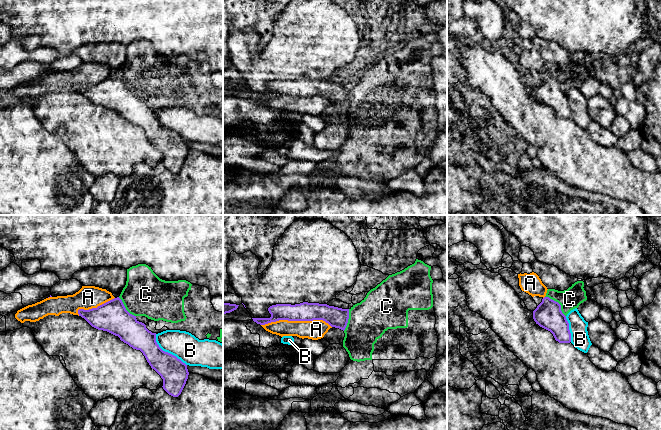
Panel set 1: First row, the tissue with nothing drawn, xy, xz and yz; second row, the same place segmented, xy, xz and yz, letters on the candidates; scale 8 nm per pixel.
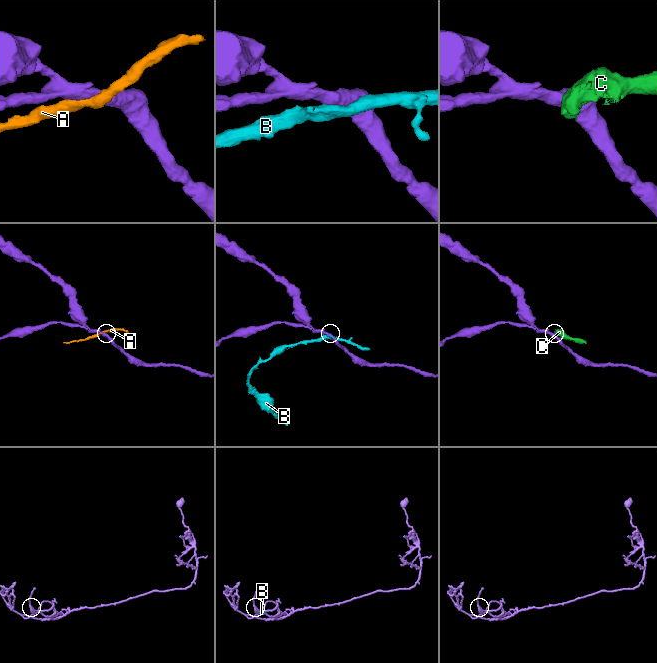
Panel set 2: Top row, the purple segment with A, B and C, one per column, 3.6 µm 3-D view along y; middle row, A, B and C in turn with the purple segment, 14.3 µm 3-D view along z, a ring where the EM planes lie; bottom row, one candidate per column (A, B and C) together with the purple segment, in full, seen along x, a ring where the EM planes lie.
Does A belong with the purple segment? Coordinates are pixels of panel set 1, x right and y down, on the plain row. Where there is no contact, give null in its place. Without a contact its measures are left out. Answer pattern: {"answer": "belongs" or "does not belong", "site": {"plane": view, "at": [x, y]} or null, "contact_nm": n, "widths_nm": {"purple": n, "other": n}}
{"answer": "does not belong", "site": {"plane": "xz", "at": [296, 96]}, "contact_nm": 550, "widths_nm": {"purple": 150, "other": 160}}

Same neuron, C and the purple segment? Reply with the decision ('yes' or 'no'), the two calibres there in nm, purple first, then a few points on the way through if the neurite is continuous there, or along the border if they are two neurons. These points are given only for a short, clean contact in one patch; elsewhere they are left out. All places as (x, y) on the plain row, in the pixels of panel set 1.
no; 220 nm thick on the purple side, 170 nm on the other; border along yz (545, 72), (555, 76), (560, 81), (560, 86), (565, 92)

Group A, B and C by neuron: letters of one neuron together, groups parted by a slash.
A / B / C

